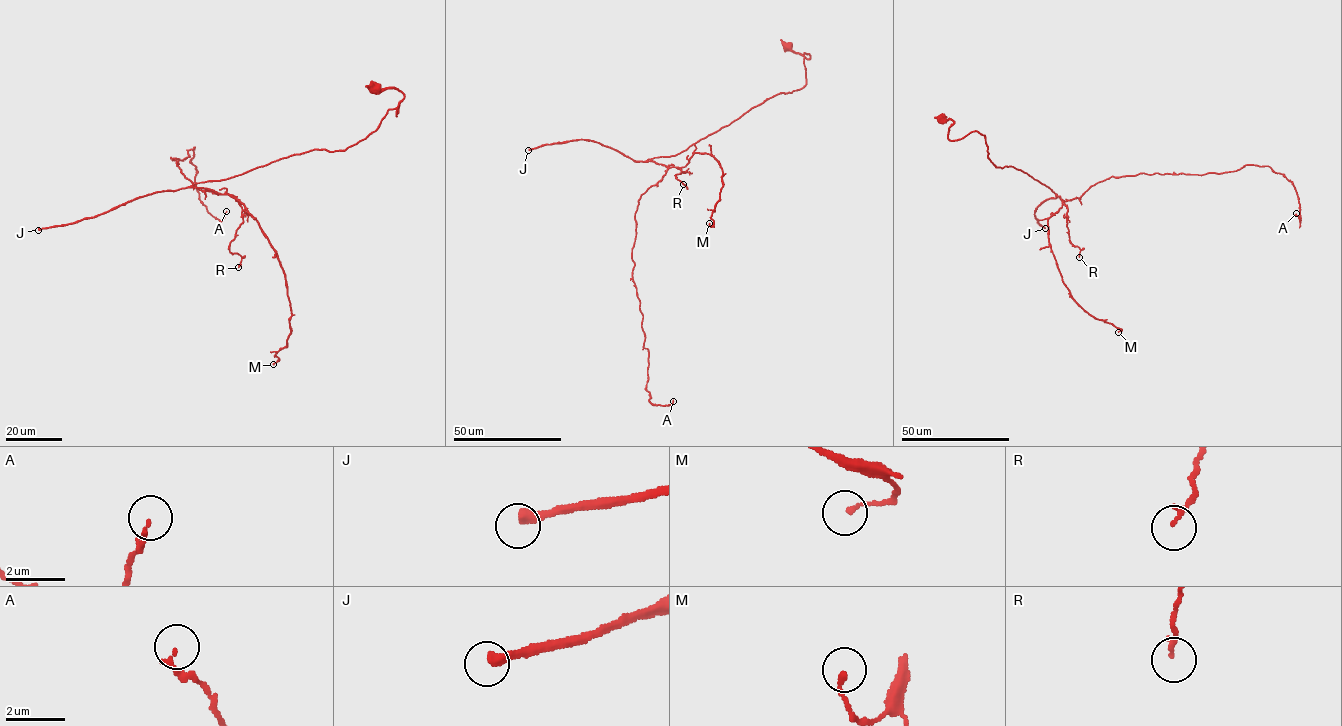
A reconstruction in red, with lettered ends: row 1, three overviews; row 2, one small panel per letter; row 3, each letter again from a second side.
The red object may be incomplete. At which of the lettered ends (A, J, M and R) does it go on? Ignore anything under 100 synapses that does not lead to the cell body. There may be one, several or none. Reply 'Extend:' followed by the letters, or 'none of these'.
Extend: J

